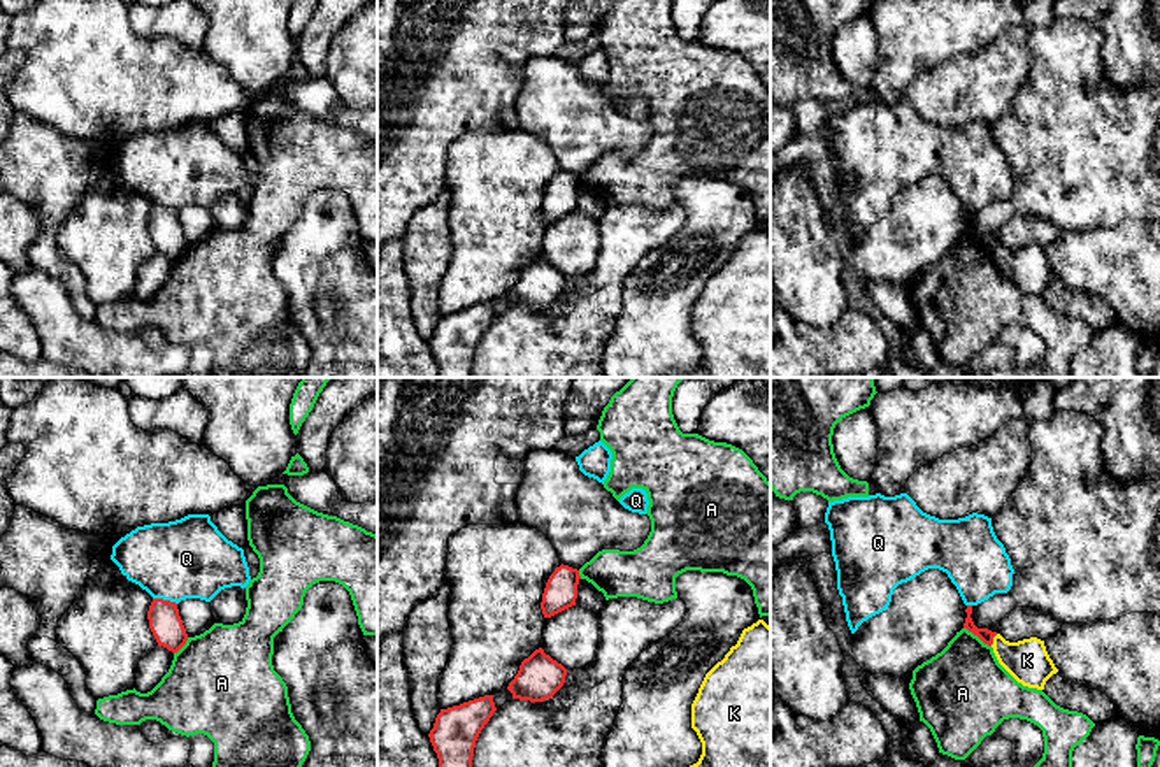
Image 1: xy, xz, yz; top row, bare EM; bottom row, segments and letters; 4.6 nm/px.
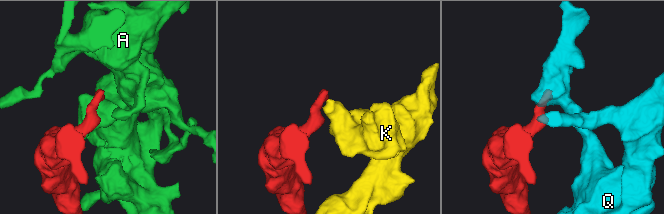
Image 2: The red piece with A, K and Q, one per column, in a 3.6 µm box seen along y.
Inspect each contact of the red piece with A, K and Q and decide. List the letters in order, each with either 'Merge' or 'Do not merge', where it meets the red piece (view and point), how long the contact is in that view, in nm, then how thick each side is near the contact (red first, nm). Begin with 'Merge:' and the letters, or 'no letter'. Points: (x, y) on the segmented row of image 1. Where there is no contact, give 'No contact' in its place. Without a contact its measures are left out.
Merge: no letter
A: Do not merge. Touches red at yz (978, 636). Shared border 160 nm. Thickness 70 nm (red) against 400 nm
K: Do not merge. Touches red at yz (992, 639). Shared border 70 nm. Thickness 70 nm (red) against 200 nm
Q: Do not merge. Touches red at xy (165, 601). Shared border 120 nm. Thickness 150 nm (red) against 360 nm

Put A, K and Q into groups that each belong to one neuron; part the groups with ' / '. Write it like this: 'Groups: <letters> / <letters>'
Groups: A / K / Q

